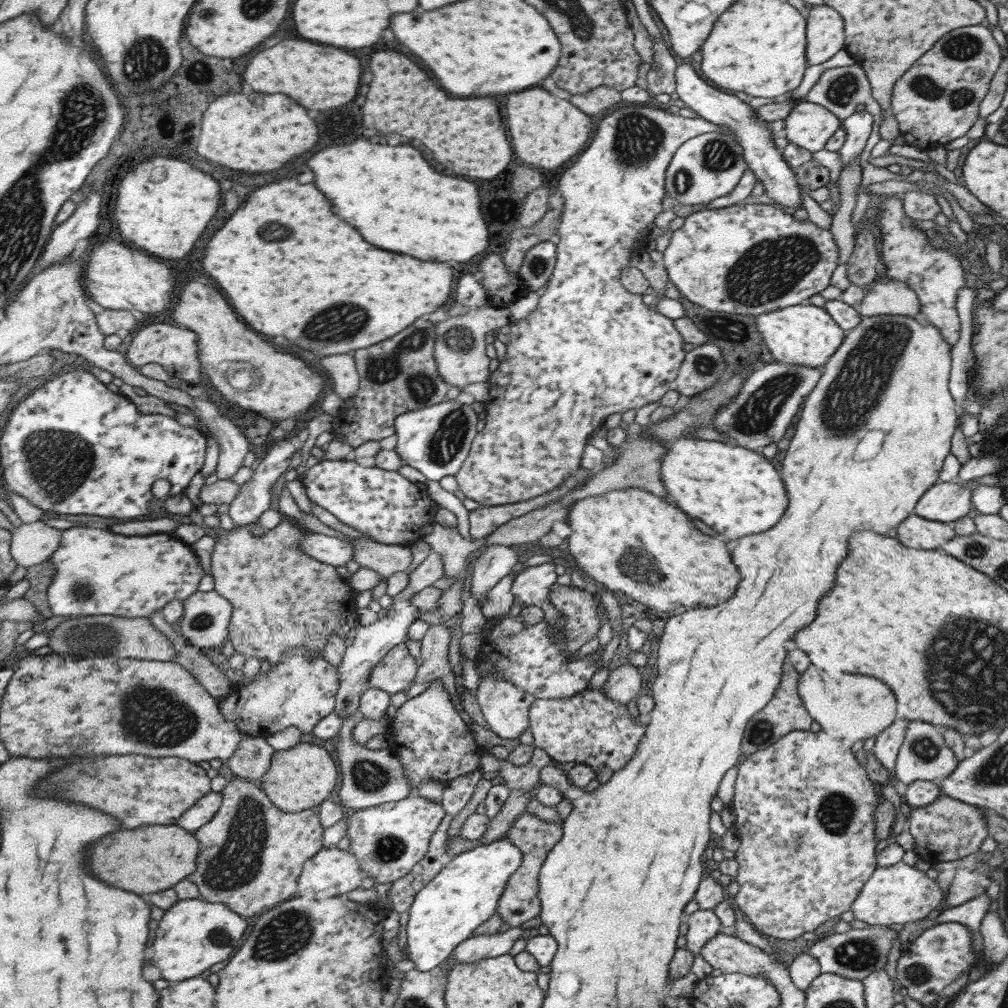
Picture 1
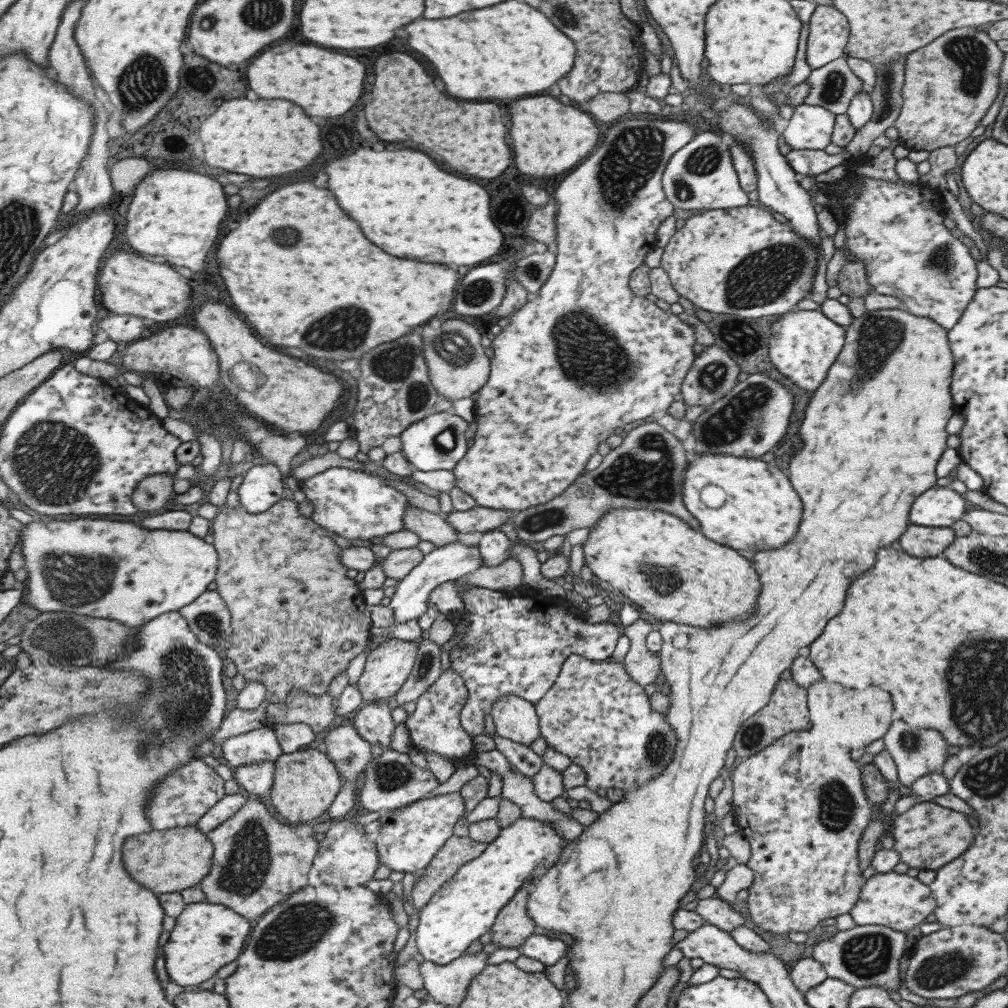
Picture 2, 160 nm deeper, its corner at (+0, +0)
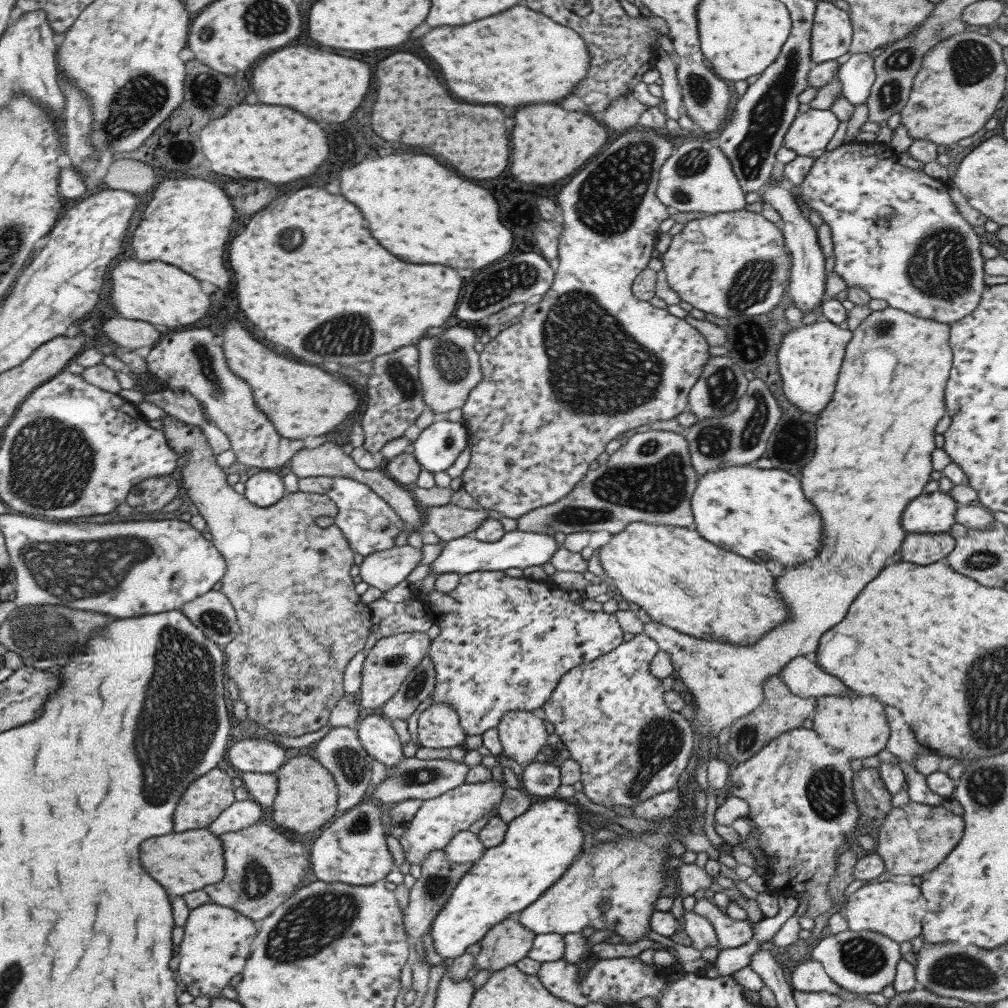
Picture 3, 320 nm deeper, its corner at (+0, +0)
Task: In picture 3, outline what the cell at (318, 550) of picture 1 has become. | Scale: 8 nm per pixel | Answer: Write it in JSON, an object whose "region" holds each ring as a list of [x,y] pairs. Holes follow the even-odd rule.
{"region":[[[402,545],[363,557],[358,575],[365,584],[383,594],[407,578],[407,574],[419,564],[422,552],[420,548]]]}

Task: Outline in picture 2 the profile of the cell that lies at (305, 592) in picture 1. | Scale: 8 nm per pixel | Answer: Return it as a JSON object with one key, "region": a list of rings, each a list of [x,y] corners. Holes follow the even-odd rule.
{"region":[[[289,494],[279,499],[273,506],[270,506],[264,513],[251,514],[247,512],[241,505],[237,508],[228,508],[225,504],[216,506],[217,511],[211,519],[211,536],[212,545],[219,555],[219,568],[216,570],[215,576],[215,592],[219,594],[219,598],[223,600],[230,616],[231,646],[225,658],[235,665],[236,672],[243,676],[244,680],[254,680],[260,682],[265,687],[264,699],[269,702],[282,702],[290,690],[298,688],[302,692],[308,692],[313,696],[321,696],[332,681],[332,678],[346,670],[349,662],[360,654],[368,639],[370,638],[370,624],[366,614],[365,604],[362,600],[362,594],[358,589],[355,580],[346,574],[348,568],[338,559],[339,547],[329,537],[327,531],[311,518],[303,516],[299,512],[299,503],[293,501]]]}

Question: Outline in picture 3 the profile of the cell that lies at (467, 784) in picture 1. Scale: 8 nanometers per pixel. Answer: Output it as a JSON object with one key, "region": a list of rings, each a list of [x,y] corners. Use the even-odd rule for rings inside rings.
{"region":[[[468,830],[456,832],[442,848],[445,857],[451,863],[475,863],[481,859],[485,847],[479,842],[476,834]]]}

